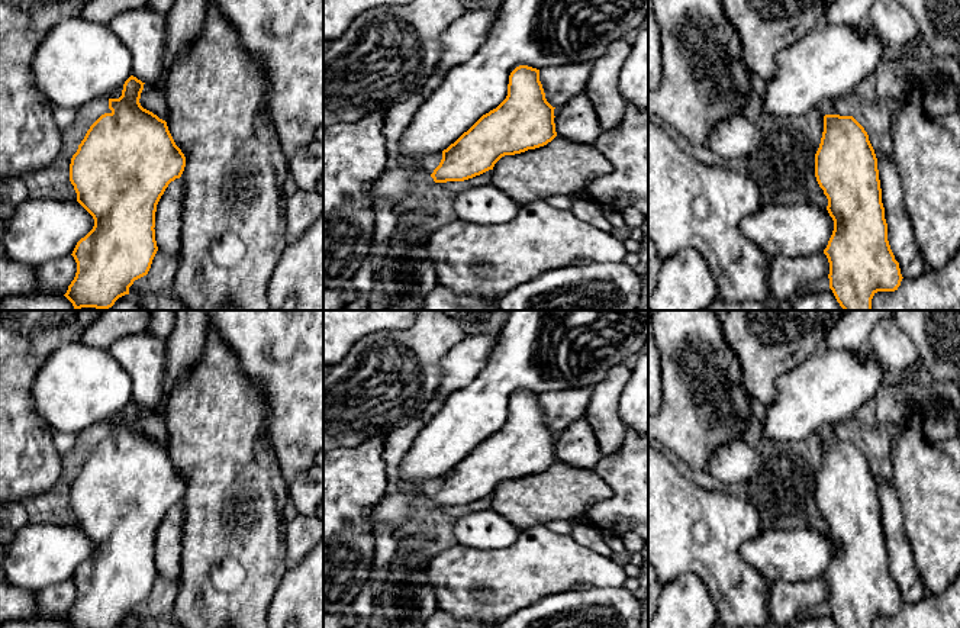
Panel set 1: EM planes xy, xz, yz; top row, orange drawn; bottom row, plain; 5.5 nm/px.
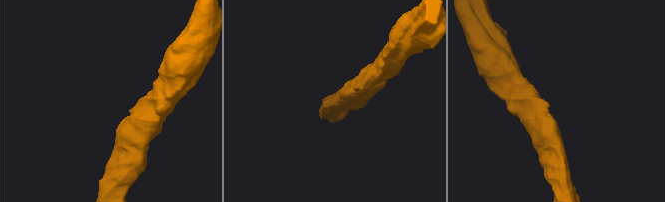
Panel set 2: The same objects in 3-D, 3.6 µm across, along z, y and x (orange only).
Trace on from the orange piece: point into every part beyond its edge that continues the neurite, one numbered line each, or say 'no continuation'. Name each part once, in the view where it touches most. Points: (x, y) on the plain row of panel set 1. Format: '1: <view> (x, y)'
1: xz (431, 486)

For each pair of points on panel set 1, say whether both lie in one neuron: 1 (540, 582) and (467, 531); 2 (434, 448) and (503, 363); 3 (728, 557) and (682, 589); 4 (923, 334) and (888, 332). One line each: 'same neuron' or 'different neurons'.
1: different neurons
2: same neuron
3: different neurons
4: different neurons

